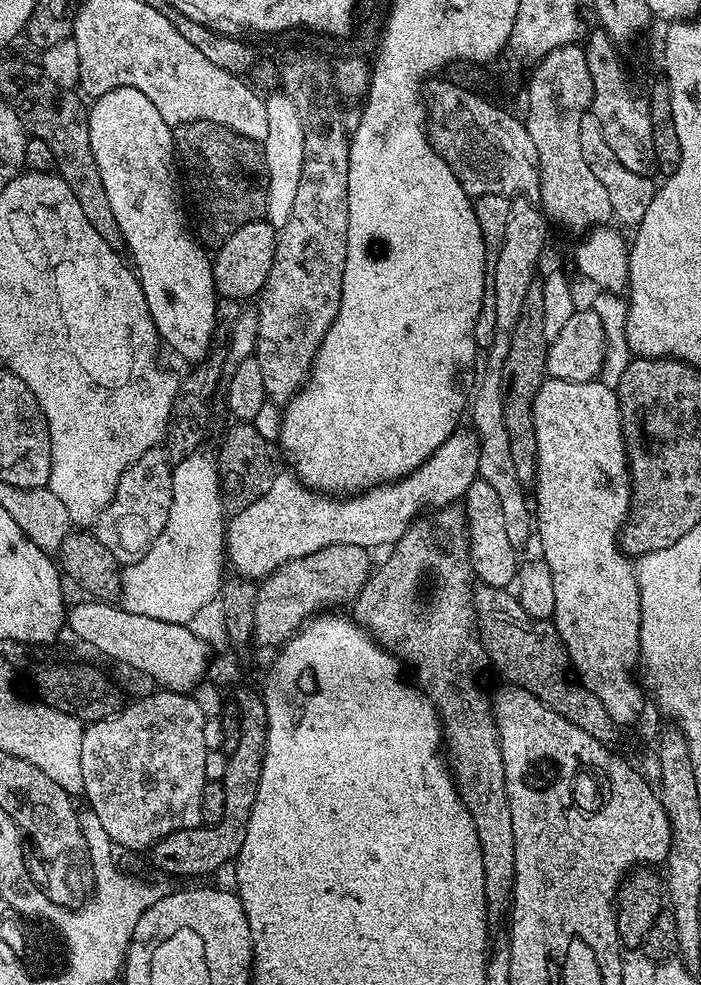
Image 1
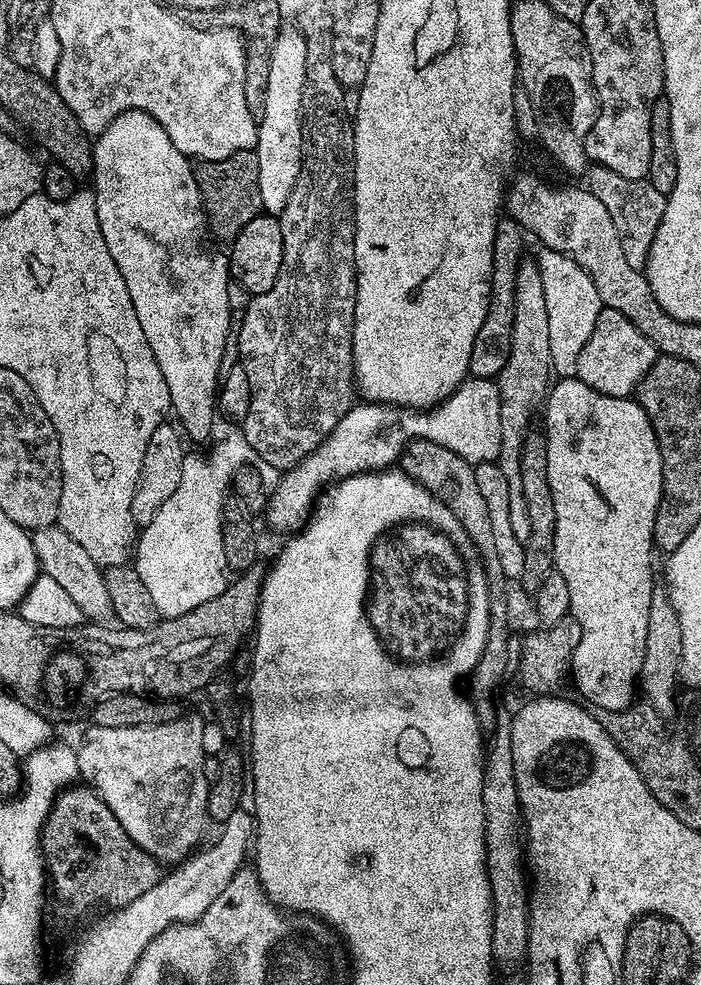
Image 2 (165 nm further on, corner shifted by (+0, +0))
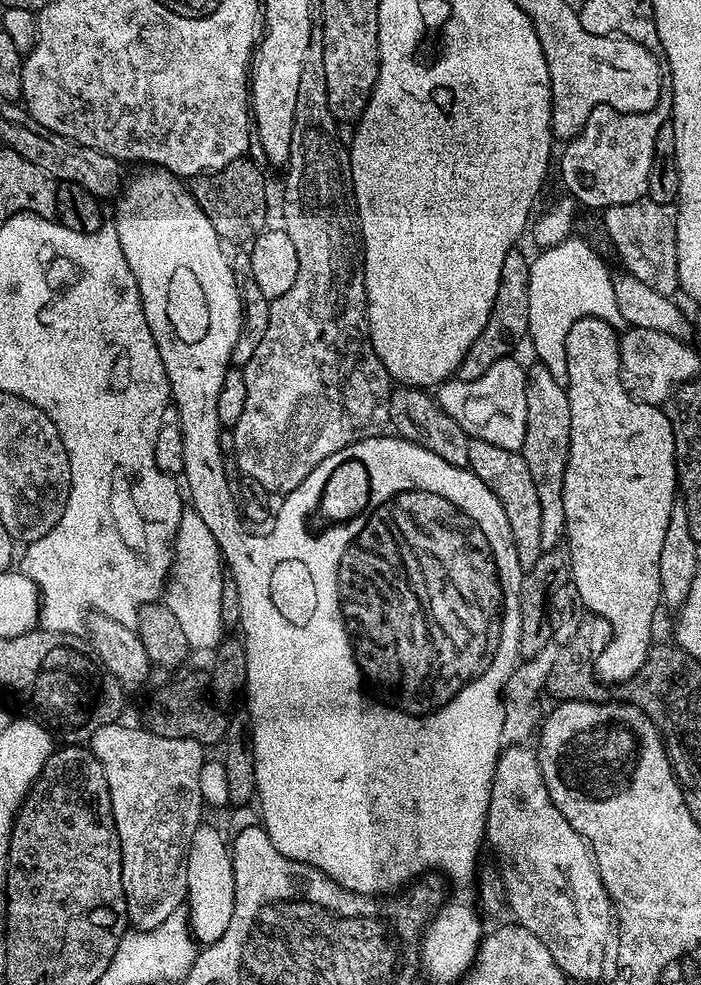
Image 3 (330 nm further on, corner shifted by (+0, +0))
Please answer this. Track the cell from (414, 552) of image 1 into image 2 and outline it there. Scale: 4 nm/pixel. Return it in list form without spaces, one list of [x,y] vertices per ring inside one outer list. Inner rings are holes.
[[[412,440],[404,449],[402,471],[420,483],[435,500],[442,501],[455,514],[458,522],[462,522],[468,536],[472,537],[480,559],[484,561],[484,571],[488,573],[488,589],[492,595],[490,608],[492,621],[488,627],[488,645],[484,647],[482,658],[477,662],[470,677],[470,683],[472,683],[470,699],[476,716],[480,720],[481,729],[495,729],[498,711],[490,694],[494,692],[492,686],[505,679],[507,673],[504,671],[508,668],[508,628],[504,623],[510,620],[510,614],[499,600],[499,593],[506,586],[506,577],[502,566],[498,566],[498,550],[494,550],[494,530],[490,526],[490,514],[486,511],[486,501],[478,491],[475,467],[468,464],[466,458],[458,458],[458,454],[454,454],[454,450],[446,450],[446,446],[438,446],[438,442]]]

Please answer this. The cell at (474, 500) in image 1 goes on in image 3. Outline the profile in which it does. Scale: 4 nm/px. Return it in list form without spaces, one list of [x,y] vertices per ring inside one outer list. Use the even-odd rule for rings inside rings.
[[[469,439],[468,467],[502,502],[514,538],[514,550],[518,550],[518,562],[525,570],[532,568],[545,549],[542,546],[542,502],[538,502],[538,486],[534,486],[530,466],[526,466],[520,452],[502,450],[502,446],[494,446],[494,442]]]

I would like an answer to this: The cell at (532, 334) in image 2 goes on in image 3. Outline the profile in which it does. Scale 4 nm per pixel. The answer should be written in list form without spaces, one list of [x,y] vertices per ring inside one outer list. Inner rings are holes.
[[[543,366],[529,367],[528,385],[526,386],[526,438],[522,455],[526,466],[530,466],[530,474],[534,477],[534,486],[538,486],[538,502],[542,502],[542,546],[545,548],[561,547],[565,539],[564,527],[566,514],[562,506],[562,482],[566,470],[566,458],[570,446],[570,402],[567,387],[556,380]]]

